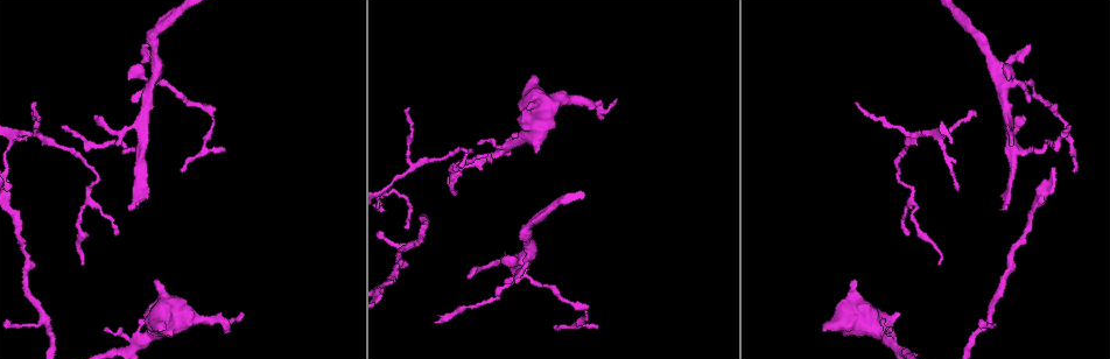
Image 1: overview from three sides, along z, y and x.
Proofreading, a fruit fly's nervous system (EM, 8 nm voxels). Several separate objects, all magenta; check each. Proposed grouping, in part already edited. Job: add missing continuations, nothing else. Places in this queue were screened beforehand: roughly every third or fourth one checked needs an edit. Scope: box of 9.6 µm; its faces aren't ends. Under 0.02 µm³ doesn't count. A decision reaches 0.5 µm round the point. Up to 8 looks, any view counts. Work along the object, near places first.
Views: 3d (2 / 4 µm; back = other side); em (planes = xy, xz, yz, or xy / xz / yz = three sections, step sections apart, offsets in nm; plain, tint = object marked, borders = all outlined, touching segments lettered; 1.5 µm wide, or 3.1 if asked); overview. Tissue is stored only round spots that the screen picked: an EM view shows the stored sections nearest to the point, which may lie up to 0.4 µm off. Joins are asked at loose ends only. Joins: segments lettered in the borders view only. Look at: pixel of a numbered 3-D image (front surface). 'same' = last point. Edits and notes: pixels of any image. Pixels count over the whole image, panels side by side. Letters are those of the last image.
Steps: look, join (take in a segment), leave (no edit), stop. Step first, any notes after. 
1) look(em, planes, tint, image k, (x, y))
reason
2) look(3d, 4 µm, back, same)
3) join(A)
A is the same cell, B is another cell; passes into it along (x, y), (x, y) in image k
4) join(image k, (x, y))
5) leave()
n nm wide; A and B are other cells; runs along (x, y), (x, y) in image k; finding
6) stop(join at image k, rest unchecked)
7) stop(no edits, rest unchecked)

look(em, planes, tint, image 1, (854, 103))

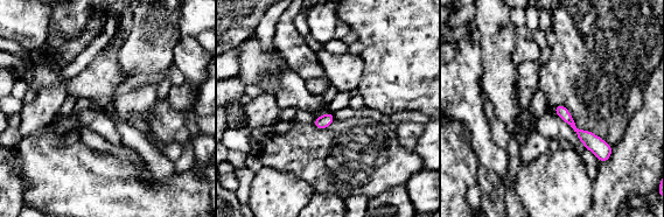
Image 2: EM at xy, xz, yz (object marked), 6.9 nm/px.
look(em, planes, borders, same)

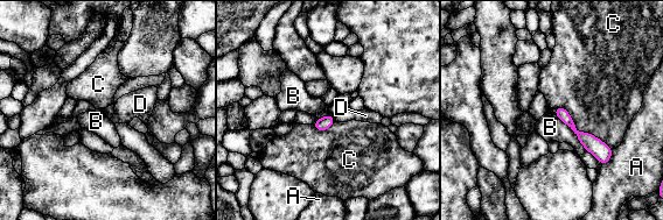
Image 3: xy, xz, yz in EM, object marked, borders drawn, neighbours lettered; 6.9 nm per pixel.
leave()
A, B, C and D are other cells; none of them fits

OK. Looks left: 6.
look(em, planes, borders, image 1, (223, 150))
an open end

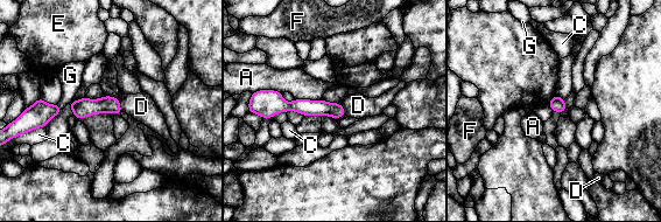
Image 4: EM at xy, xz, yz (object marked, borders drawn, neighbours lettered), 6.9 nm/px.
leave()
A, C, D, E, F and G are other cells; border along (118, 98), (119, 106), (124, 111) in image 4; no lettered segment goes on from it

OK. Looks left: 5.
look(em, planes, borders, image 1, (155, 279))
branch stops here

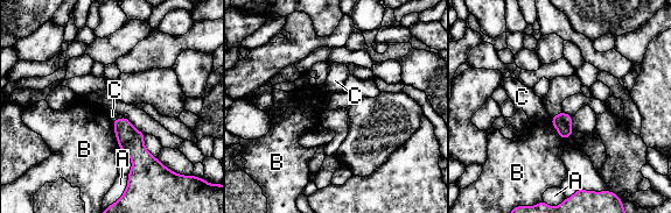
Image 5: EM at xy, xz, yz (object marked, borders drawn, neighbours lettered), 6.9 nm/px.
leave()
A, B and C are other cells; border along (550, 118), (557, 133), (568, 139) in image 5; no lettered segment goes on from it

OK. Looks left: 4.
stop(no edits, rest unchecked)

